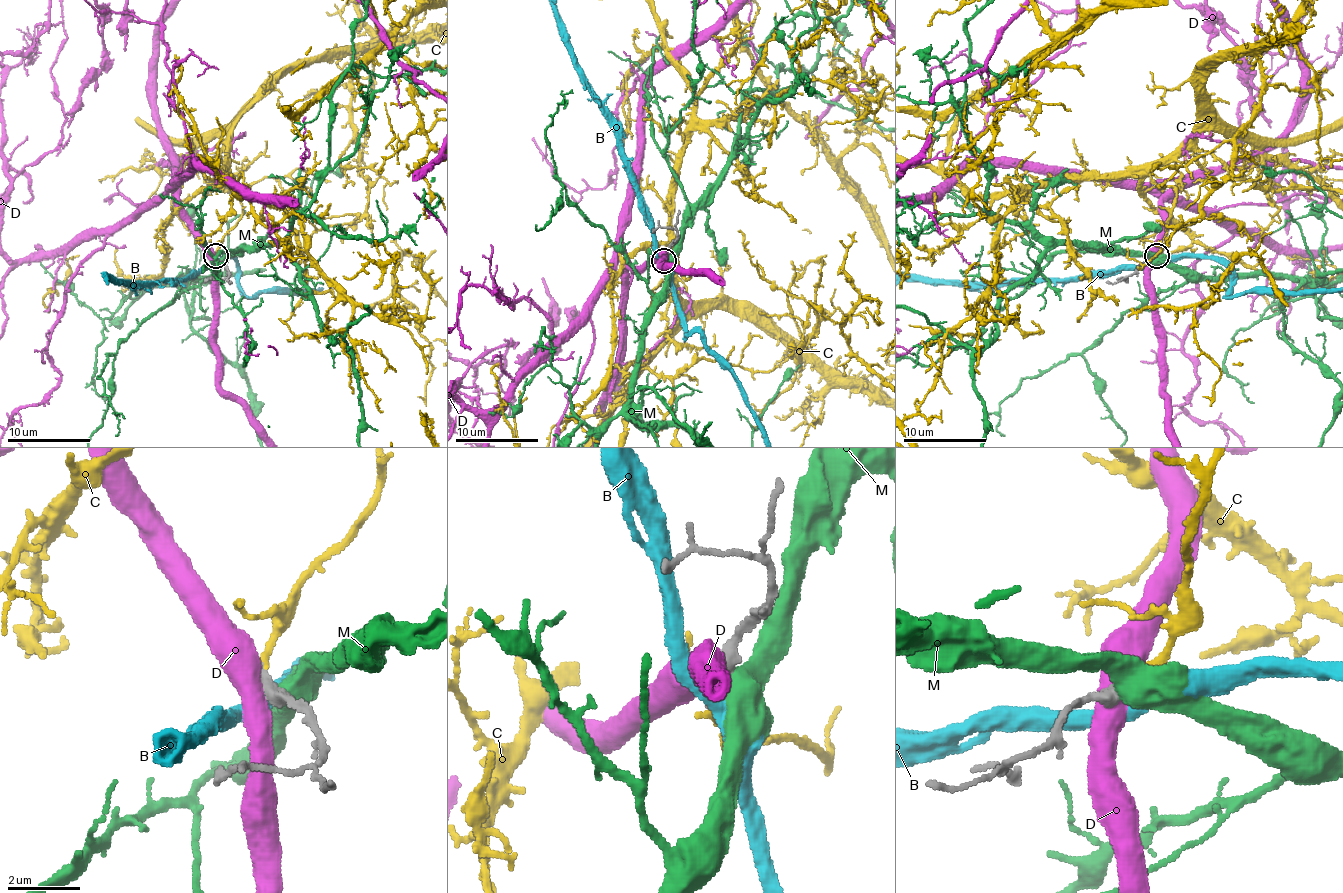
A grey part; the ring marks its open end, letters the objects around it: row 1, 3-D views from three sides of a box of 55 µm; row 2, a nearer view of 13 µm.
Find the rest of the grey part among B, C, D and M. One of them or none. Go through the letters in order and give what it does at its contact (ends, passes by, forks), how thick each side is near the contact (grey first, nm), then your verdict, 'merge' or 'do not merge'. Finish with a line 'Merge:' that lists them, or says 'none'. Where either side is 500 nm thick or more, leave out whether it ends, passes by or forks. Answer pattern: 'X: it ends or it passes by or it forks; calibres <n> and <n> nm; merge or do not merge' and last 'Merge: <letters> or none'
B: it passes by; calibres 480 and 440 nm; do not merge
C: it ends; calibres 280 and 220 nm; merge
D: calibres 500 and 600 nm; do not merge
M: calibres 360 and 650 nm; do not merge
Merge: C

